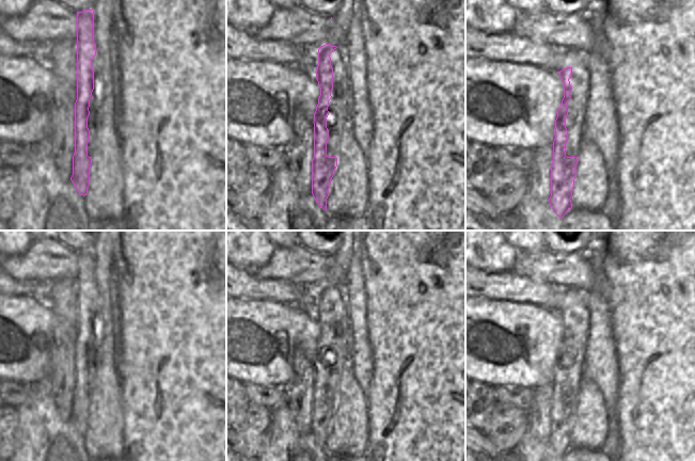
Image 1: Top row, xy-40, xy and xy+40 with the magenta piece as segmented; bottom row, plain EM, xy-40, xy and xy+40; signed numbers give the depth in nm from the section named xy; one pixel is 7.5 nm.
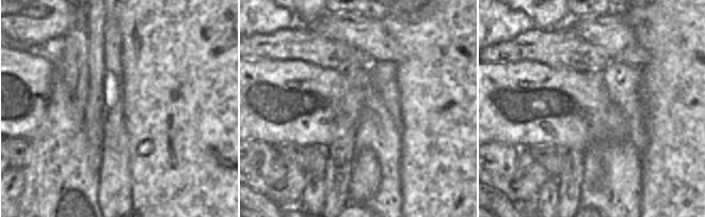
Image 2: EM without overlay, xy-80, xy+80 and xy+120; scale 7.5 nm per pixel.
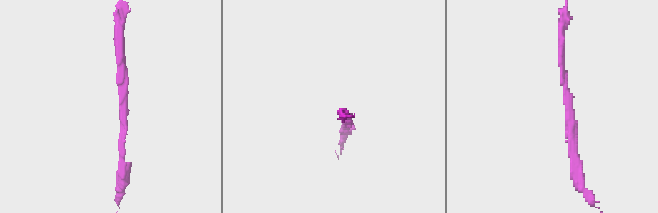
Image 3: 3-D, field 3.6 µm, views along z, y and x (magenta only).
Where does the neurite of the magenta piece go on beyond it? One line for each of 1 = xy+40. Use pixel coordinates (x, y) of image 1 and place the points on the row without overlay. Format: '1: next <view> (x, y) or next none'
1: next none

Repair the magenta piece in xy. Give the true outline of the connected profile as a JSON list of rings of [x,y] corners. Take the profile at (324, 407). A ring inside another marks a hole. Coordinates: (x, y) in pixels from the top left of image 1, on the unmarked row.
[[[326,283],[318,288],[318,305],[316,318],[320,327],[318,344],[314,352],[314,397],[312,399],[312,433],[320,447],[327,449],[327,438],[331,418],[337,406],[336,396],[327,395],[329,369],[327,356],[329,354],[329,339],[332,337],[333,307],[330,293],[336,285]]]

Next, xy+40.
[[[567,306],[558,311],[558,313],[564,322],[564,337],[555,359],[553,401],[551,403],[551,435],[549,442],[553,450],[563,458],[572,447],[570,438],[574,427],[579,397],[566,395],[566,382],[568,380],[566,356],[568,354],[568,339],[571,337],[570,331],[572,327],[569,318],[572,317],[572,306]]]

